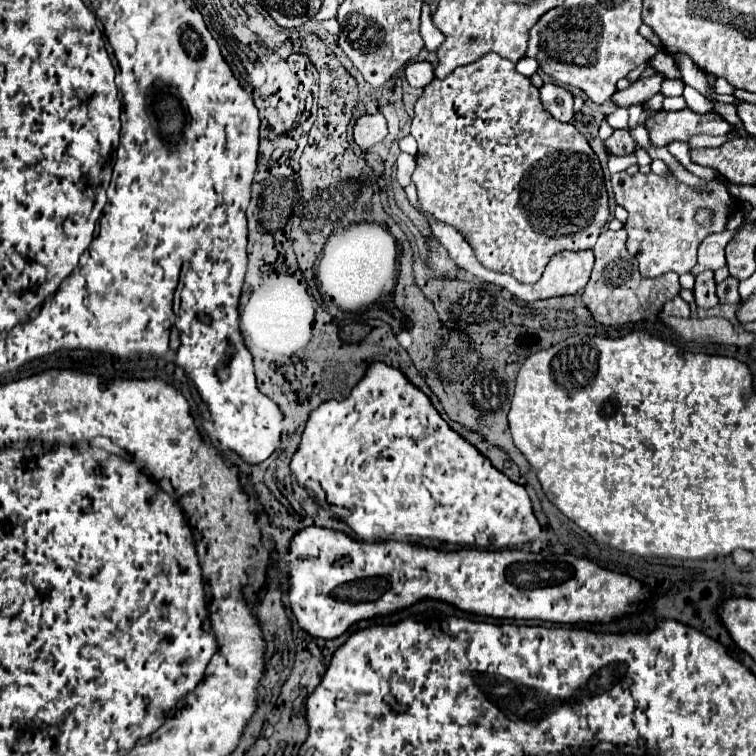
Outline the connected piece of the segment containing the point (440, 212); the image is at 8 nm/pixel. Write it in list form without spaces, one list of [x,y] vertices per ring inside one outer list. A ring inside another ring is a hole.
[[[486,54],[482,60],[468,64],[468,66],[460,66],[456,68],[450,76],[442,78],[442,80],[434,80],[424,88],[424,94],[418,98],[416,106],[414,106],[414,118],[412,118],[412,136],[418,142],[418,154],[416,154],[416,170],[412,174],[412,182],[418,188],[418,204],[420,210],[426,216],[432,216],[438,222],[450,224],[454,226],[460,234],[464,234],[468,238],[468,244],[474,250],[476,260],[494,272],[502,272],[508,274],[512,278],[516,278],[522,284],[534,284],[542,272],[544,266],[548,264],[548,260],[562,250],[588,250],[594,248],[598,236],[602,234],[602,228],[606,224],[608,218],[608,194],[606,194],[606,186],[604,186],[604,176],[602,176],[602,168],[598,162],[598,156],[594,154],[594,150],[590,148],[590,144],[586,142],[586,138],[576,130],[574,124],[570,122],[560,122],[554,116],[550,116],[550,112],[546,112],[546,108],[540,102],[540,94],[538,88],[530,82],[530,78],[522,76],[520,72],[516,72],[514,62],[498,56],[498,54]]]

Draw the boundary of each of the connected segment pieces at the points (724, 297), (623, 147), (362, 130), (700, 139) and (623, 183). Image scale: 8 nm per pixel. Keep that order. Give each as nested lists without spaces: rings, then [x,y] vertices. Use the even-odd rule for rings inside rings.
[[[730,276],[718,284],[718,298],[722,304],[738,304],[738,300],[740,300],[738,284],[740,284],[740,280],[736,280],[734,276]]]
[[[626,128],[614,130],[614,134],[612,134],[604,144],[606,144],[608,152],[618,154],[618,156],[622,156],[622,154],[632,154],[632,152],[636,150],[636,142],[634,142],[634,138],[630,136],[630,132],[628,132]]]
[[[382,114],[362,116],[354,126],[354,140],[362,150],[368,150],[374,144],[380,144],[386,136],[388,136],[388,122]]]
[[[696,134],[688,140],[688,146],[690,148],[716,148],[716,146],[722,146],[728,138],[724,136],[708,136],[708,134]]]
[[[672,170],[666,176],[654,174],[612,174],[612,190],[614,198],[620,206],[628,210],[628,220],[624,224],[628,232],[626,248],[638,260],[640,274],[644,278],[658,278],[664,272],[684,274],[690,272],[696,264],[696,252],[700,242],[712,232],[724,232],[730,216],[738,210],[736,198],[730,194],[728,180],[724,176],[716,176],[712,180],[702,180],[704,190],[696,190],[684,182],[680,182]],[[698,208],[714,210],[714,224],[700,226],[694,222],[694,212]]]

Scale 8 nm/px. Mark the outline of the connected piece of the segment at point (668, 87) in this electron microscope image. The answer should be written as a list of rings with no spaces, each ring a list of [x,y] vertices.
[[[666,78],[666,84],[662,84],[662,90],[660,90],[664,96],[680,96],[684,92],[684,82],[682,78]]]

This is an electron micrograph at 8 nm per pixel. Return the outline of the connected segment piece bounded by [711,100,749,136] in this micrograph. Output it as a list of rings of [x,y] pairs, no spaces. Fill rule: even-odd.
[[[713,100],[711,102],[713,104],[714,110],[722,116],[729,124],[734,126],[734,131],[738,133],[740,136],[749,136],[746,132],[742,121],[739,119],[736,111],[736,106],[733,104],[726,104],[723,102],[719,102]]]

